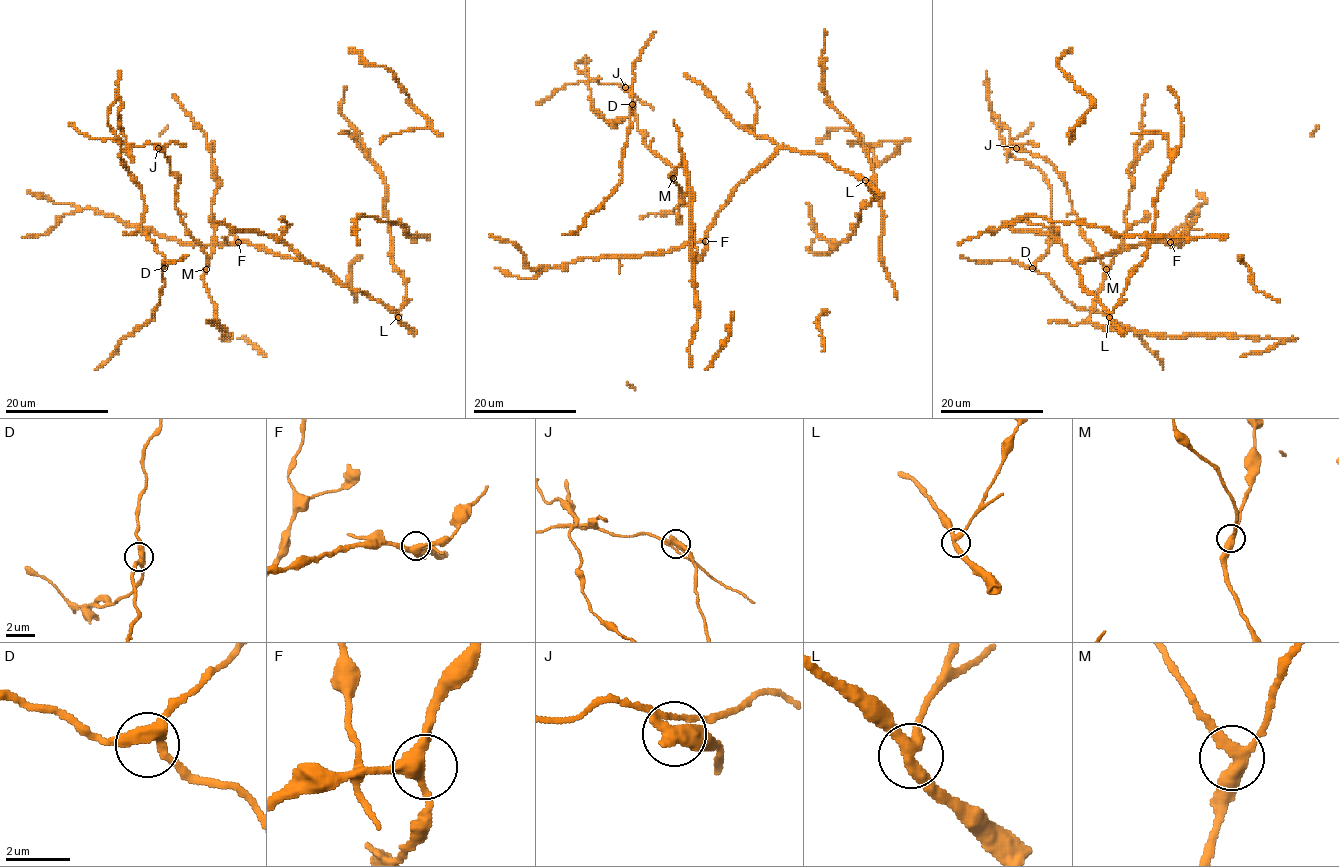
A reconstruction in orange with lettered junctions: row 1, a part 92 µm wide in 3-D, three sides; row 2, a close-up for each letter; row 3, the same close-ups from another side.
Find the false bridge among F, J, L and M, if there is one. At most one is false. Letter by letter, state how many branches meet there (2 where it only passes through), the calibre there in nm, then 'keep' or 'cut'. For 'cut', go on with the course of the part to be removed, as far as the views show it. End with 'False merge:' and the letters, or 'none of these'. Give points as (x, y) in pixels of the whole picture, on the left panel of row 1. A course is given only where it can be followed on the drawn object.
F: 3 | 360 nm | keep
J: 3 | 360 nm | cut | (158, 148), (126, 142), (117, 98), (107, 124), (164, 286), (95, 369)
L: 3 | 320 nm | keep
M: 3 | 360 nm | keep
False merge: J

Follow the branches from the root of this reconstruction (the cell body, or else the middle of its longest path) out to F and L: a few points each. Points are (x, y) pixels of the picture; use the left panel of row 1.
F: (226, 240), (229, 244), (238, 242)
L: (226, 240), (229, 244), (248, 242), (261, 249), (318, 264), (338, 281), (382, 301), (398, 317)

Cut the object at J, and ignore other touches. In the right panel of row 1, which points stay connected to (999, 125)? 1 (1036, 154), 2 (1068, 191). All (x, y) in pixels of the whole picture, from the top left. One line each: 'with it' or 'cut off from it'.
1: cut off from it
2: cut off from it

